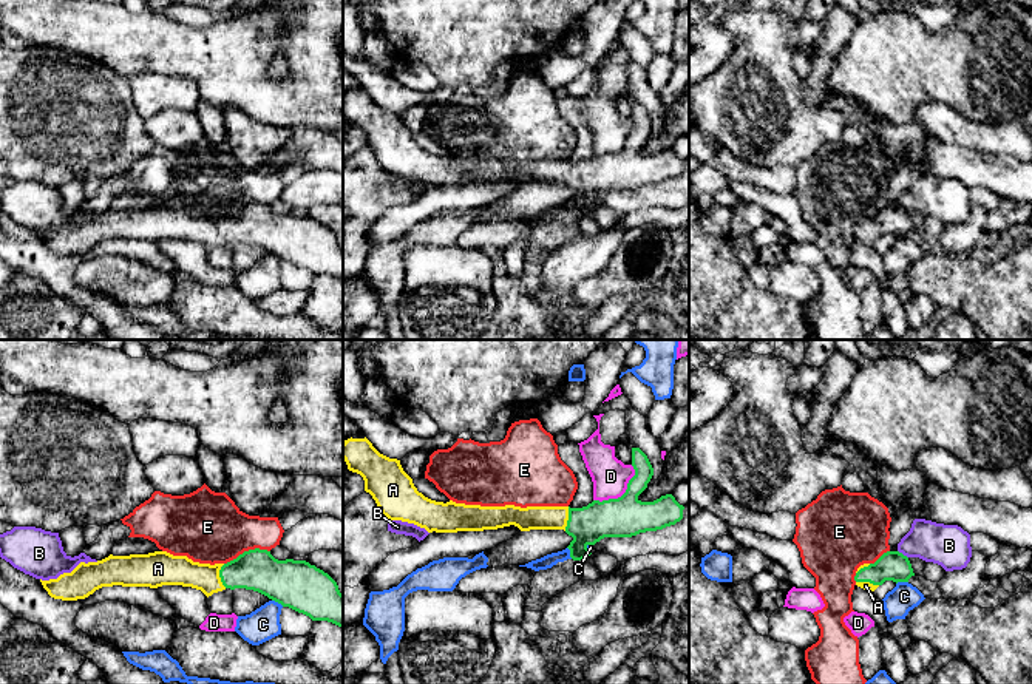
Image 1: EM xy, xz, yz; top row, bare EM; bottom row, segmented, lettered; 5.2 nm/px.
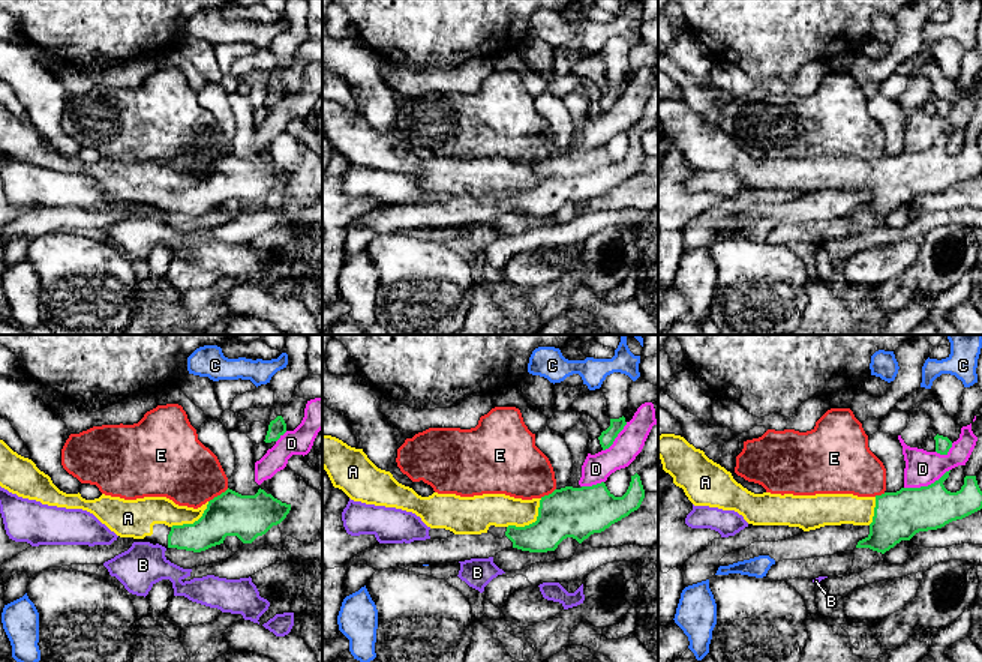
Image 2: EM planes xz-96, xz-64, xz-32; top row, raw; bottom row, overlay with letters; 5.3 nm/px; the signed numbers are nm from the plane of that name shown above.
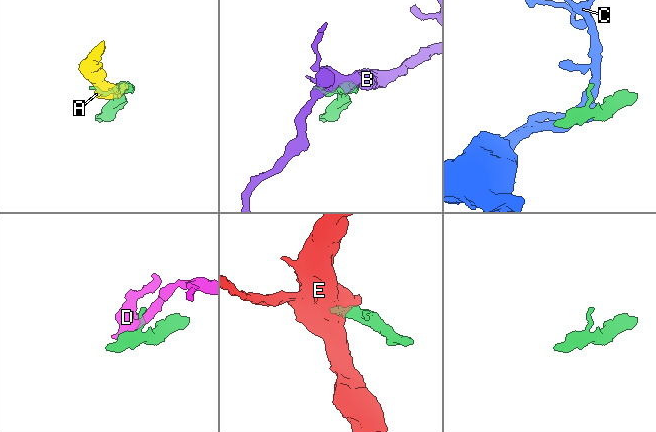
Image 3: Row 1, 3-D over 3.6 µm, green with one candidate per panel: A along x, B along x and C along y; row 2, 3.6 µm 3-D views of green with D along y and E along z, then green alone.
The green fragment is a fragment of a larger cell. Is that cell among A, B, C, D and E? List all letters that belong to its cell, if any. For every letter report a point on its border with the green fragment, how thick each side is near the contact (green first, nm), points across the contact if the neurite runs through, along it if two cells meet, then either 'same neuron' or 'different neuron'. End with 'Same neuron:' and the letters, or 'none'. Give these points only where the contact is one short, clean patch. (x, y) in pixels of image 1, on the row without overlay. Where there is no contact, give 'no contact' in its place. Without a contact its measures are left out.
A: contact xy (220, 230); calibres 220 and 160 nm; way xy (258, 224), (220, 230), (198, 230), (173, 224); same neuron
B: contact yz (901, 207); calibres 160 and 220 nm; border yz (898, 204), (907, 212); different neuron
C: contact yz (901, 235); calibres 160 and 150 nm; different neuron
D: contact xz (623, 148); calibres 220 and 190 nm; border xz (634, 121), (634, 130), (620, 150), (594, 155); different neuron
E: contact xy (246, 206); calibres 220 and 380 nm; border xy (269, 204), (249, 203), (224, 218); different neuron
Same neuron: A

